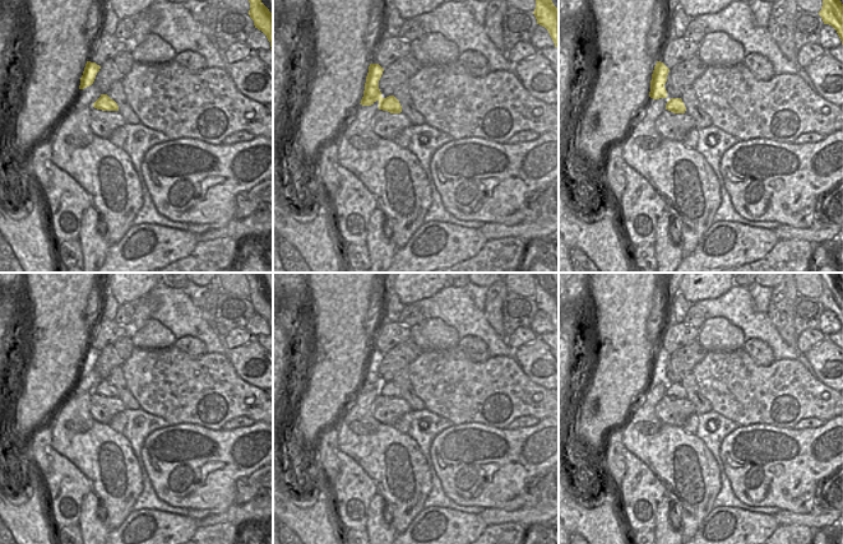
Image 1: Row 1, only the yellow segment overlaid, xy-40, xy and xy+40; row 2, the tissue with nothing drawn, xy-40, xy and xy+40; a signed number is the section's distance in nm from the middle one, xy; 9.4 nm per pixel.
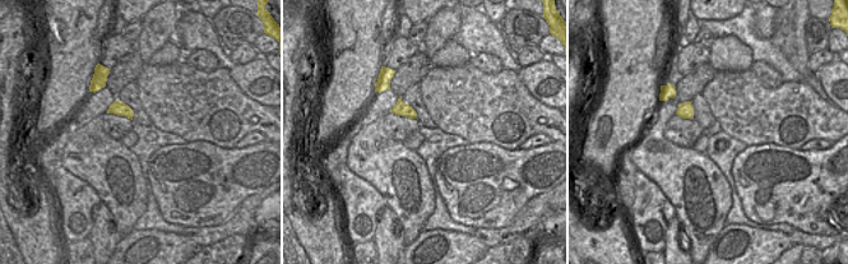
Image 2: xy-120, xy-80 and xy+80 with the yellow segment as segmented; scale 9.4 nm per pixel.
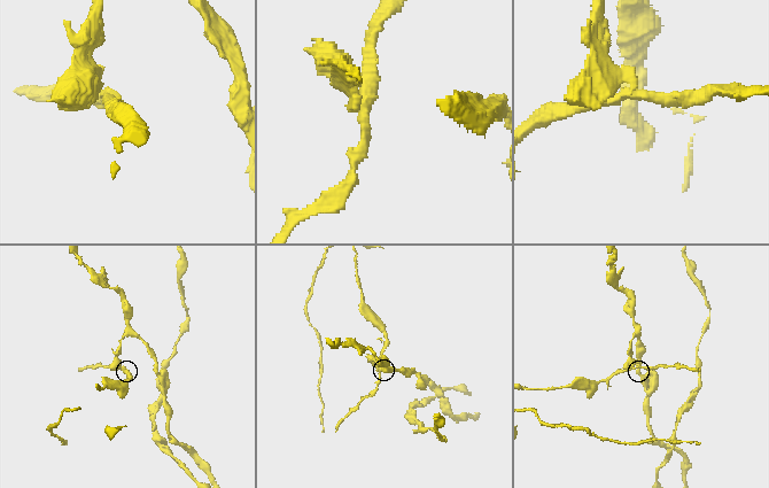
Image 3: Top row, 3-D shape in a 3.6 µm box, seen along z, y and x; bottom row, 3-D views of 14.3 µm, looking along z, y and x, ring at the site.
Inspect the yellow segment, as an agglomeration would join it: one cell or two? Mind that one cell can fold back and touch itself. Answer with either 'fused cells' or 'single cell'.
fused cells

